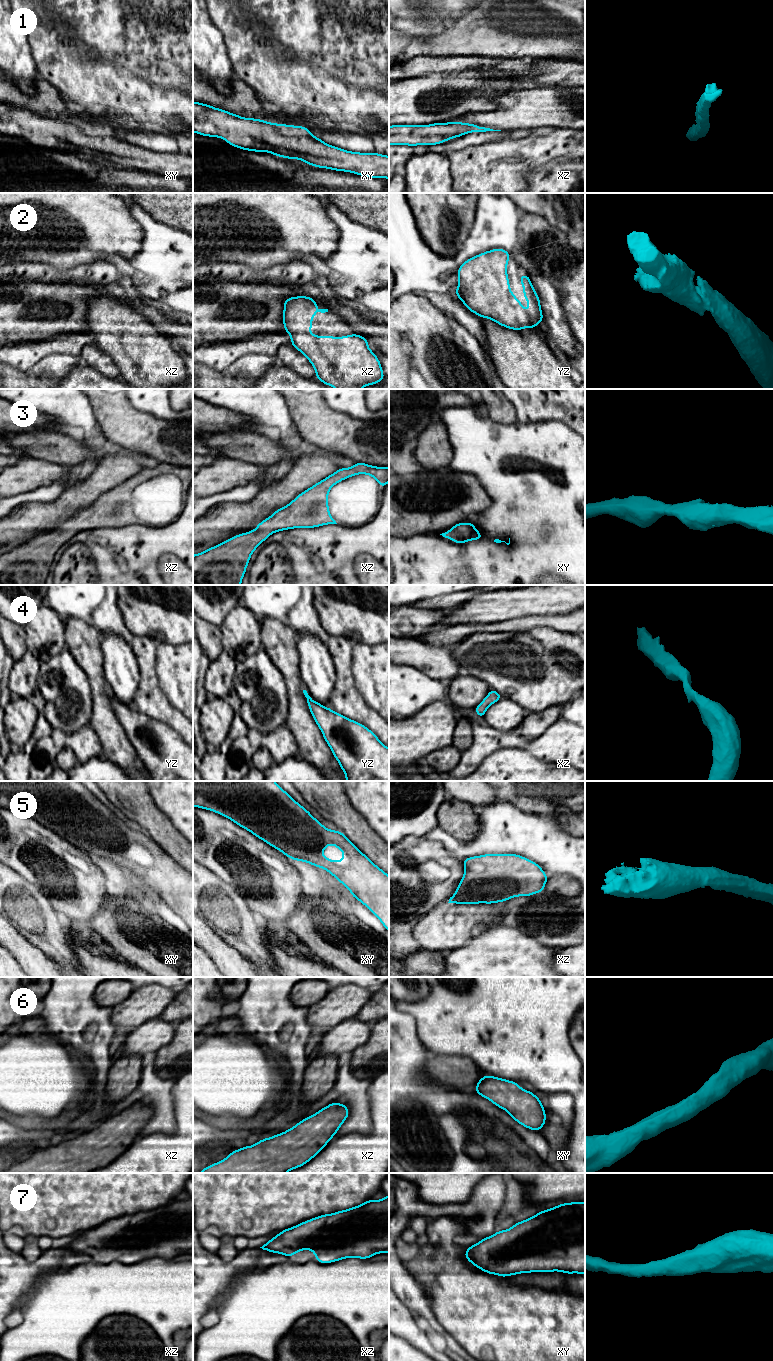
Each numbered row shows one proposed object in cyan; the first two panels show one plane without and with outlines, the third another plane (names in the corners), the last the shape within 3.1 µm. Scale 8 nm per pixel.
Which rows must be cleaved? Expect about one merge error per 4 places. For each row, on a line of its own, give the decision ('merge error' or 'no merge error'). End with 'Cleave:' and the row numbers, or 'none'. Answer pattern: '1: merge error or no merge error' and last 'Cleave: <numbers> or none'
1: no merge error
2: no merge error
3: no merge error
4: no merge error
5: no merge error
6: no merge error
7: no merge error
Cleave: none

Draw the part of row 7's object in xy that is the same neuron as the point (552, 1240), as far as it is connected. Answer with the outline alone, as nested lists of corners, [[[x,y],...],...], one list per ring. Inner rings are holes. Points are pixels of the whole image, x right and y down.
[[[581,1201],[565,1202],[545,1211],[540,1211],[531,1218],[515,1223],[508,1230],[496,1231],[494,1235],[483,1238],[467,1248],[464,1257],[476,1268],[501,1277],[526,1272],[553,1271],[585,1275],[585,1203]]]

